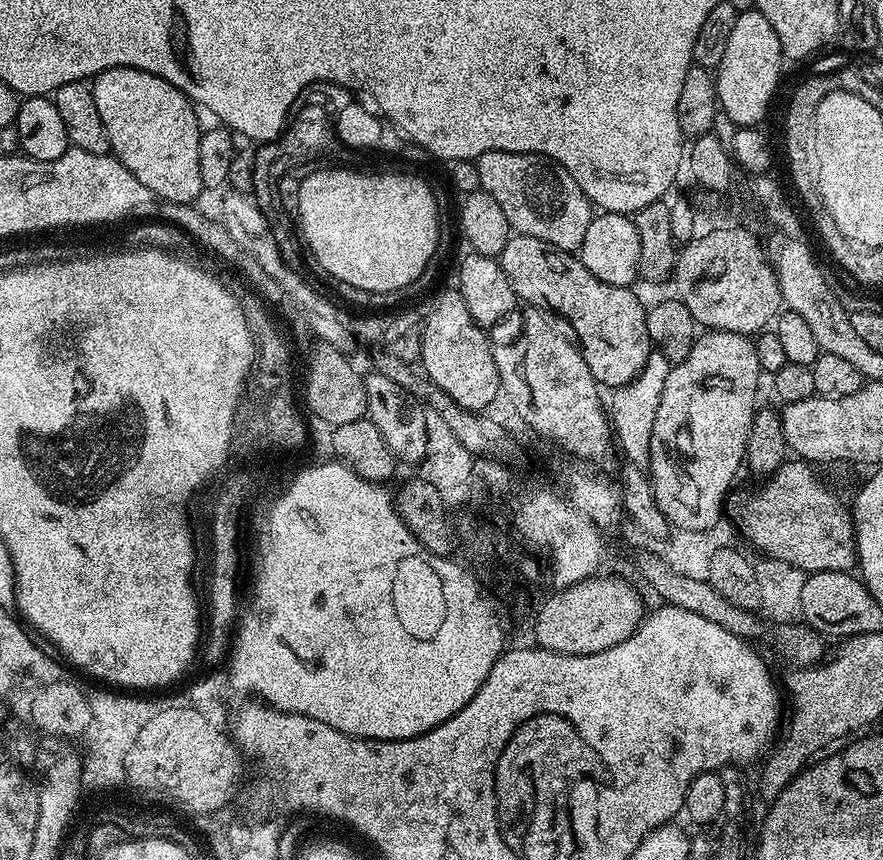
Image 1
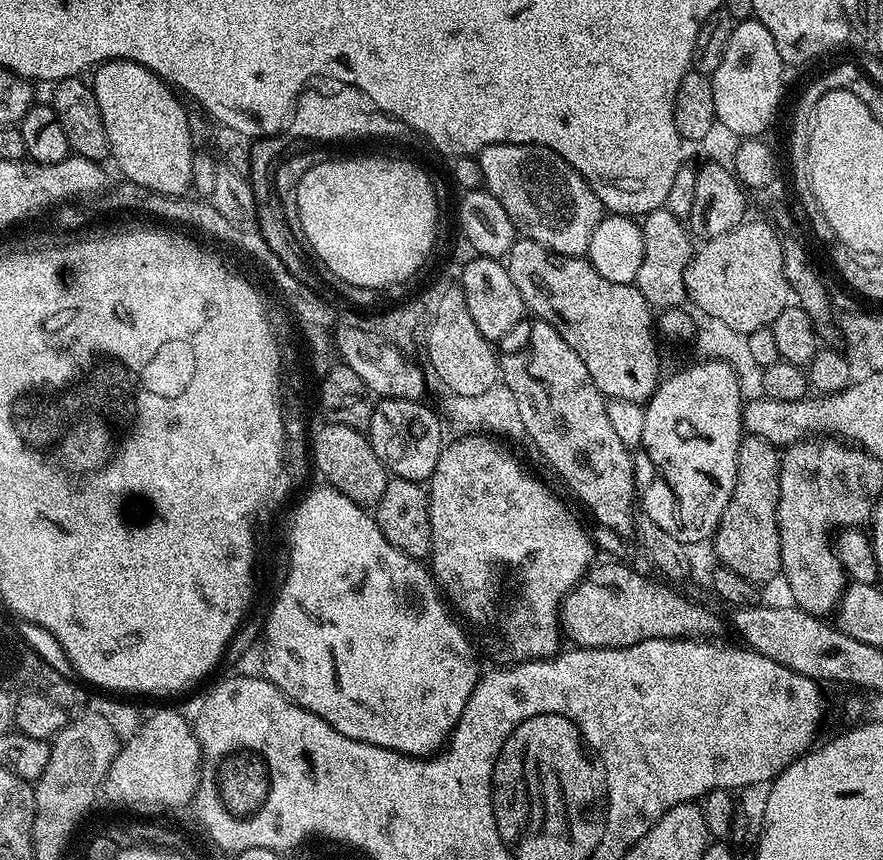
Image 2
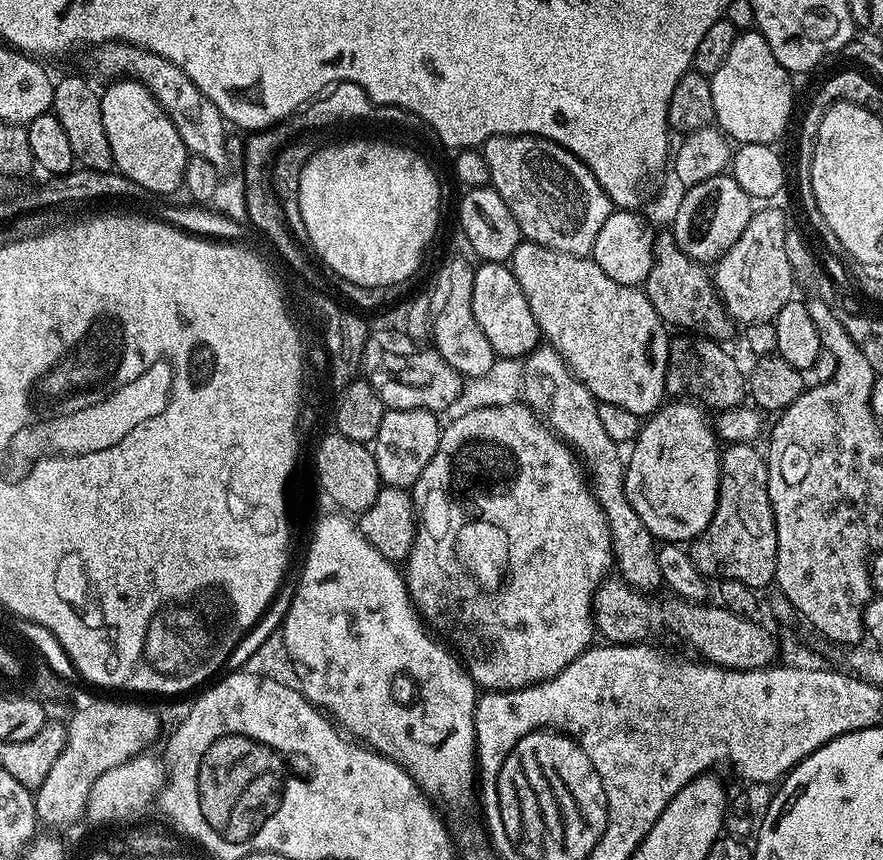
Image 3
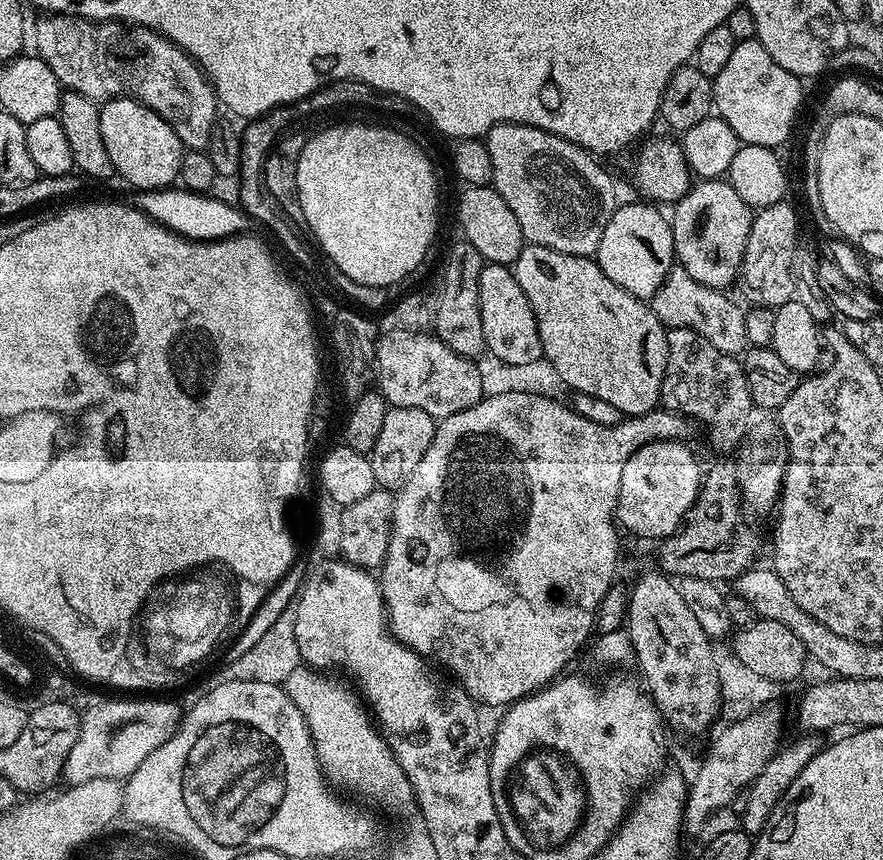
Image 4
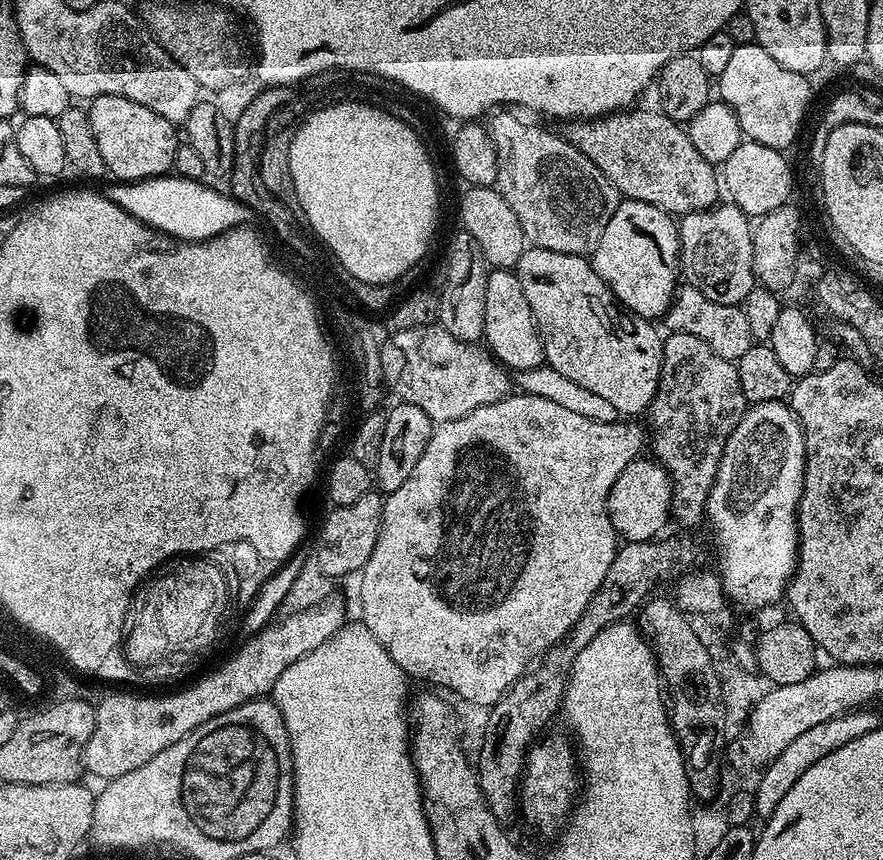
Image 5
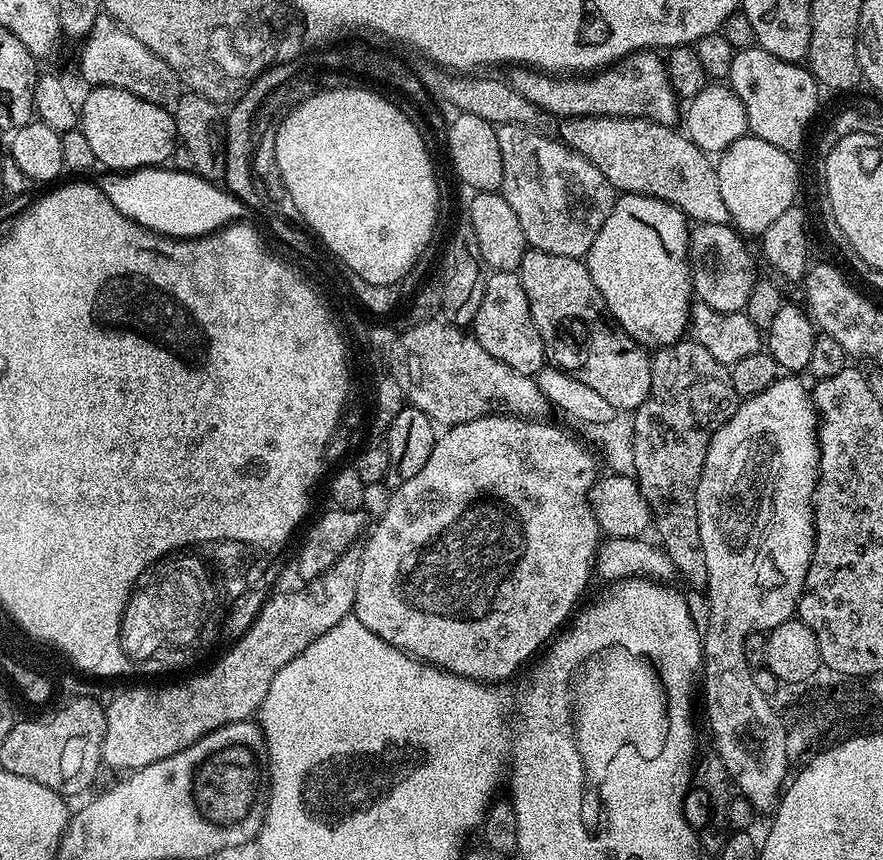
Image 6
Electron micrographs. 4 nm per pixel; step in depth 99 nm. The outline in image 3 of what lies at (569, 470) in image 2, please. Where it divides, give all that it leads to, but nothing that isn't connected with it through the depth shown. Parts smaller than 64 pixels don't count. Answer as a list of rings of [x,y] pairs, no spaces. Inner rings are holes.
[[[542,344],[523,361],[521,393],[525,403],[543,418],[549,428],[576,453],[589,478],[592,496],[606,514],[610,526],[613,563],[619,577],[632,588],[652,592],[660,586],[661,572],[657,562],[656,539],[646,529],[638,512],[630,506],[625,494],[625,463],[616,445],[598,416],[598,401],[585,384],[568,368],[568,364],[551,345]]]

